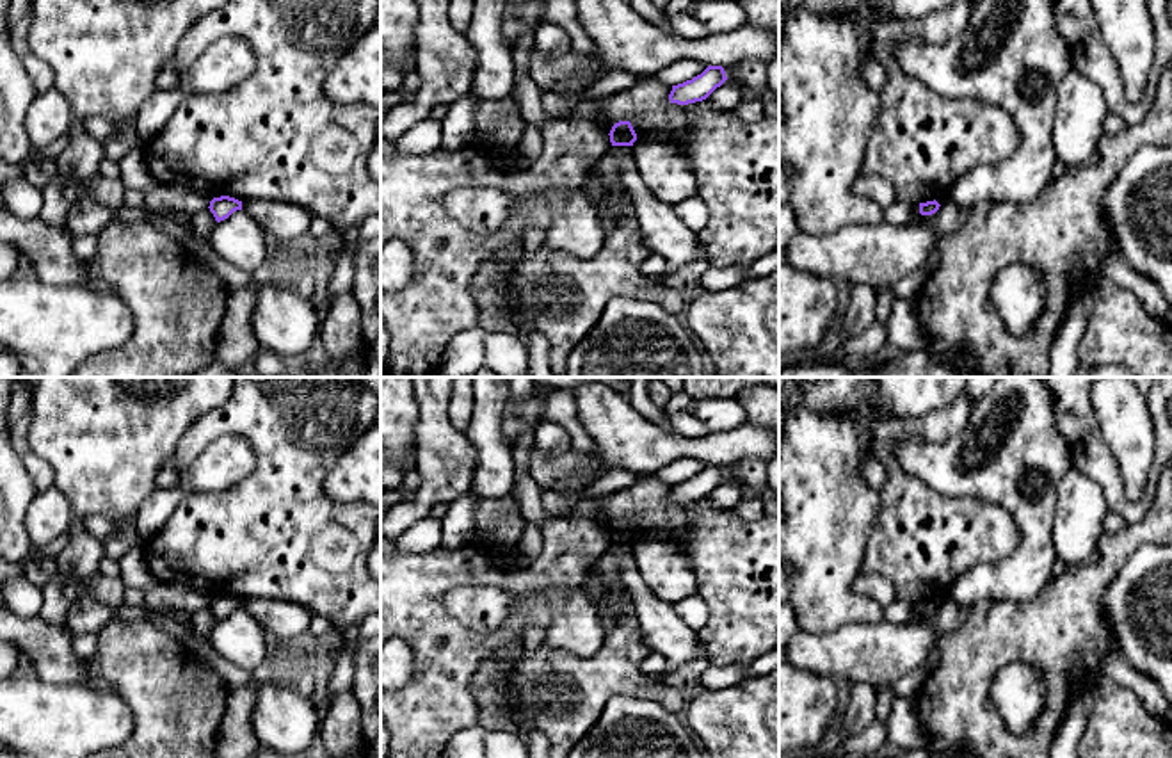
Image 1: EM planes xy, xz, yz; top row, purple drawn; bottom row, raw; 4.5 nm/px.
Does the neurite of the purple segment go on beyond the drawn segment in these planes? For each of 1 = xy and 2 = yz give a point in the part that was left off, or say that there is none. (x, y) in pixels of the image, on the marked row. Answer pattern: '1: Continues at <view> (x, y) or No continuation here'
1: No continuation here
2: No continuation here

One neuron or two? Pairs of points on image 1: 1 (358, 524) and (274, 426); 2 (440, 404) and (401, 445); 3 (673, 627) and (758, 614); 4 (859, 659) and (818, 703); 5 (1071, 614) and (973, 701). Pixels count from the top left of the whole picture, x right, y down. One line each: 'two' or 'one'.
1: one
2: two
3: two
4: two
5: one

